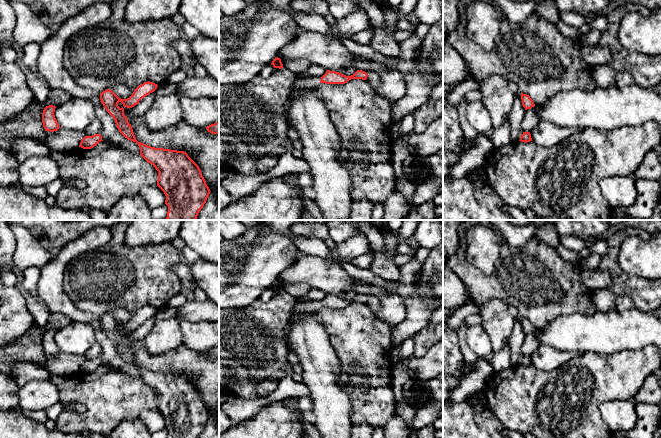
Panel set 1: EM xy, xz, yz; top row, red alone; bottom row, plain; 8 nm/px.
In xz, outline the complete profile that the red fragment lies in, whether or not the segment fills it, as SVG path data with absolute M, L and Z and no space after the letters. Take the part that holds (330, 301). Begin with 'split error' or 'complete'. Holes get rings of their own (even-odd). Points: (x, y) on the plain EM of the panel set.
complete | M327 294L326 297L321 301L320 307L325 308L345 308L351 303L362 303L366 304L368 298L362 294L357 294L353 299L346 300L339 296Z

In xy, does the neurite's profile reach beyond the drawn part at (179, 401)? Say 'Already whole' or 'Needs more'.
Already whole

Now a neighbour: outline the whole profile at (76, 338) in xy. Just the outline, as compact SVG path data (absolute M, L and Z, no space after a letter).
M71 322L56 330L54 339L60 352L79 356L96 343L94 328L83 322Z

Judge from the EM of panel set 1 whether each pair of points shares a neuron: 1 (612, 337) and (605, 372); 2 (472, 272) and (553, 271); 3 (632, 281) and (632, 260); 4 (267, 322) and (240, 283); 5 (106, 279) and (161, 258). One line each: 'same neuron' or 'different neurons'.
1: different neurons
2: same neuron
3: different neurons
4: different neurons
5: same neuron

